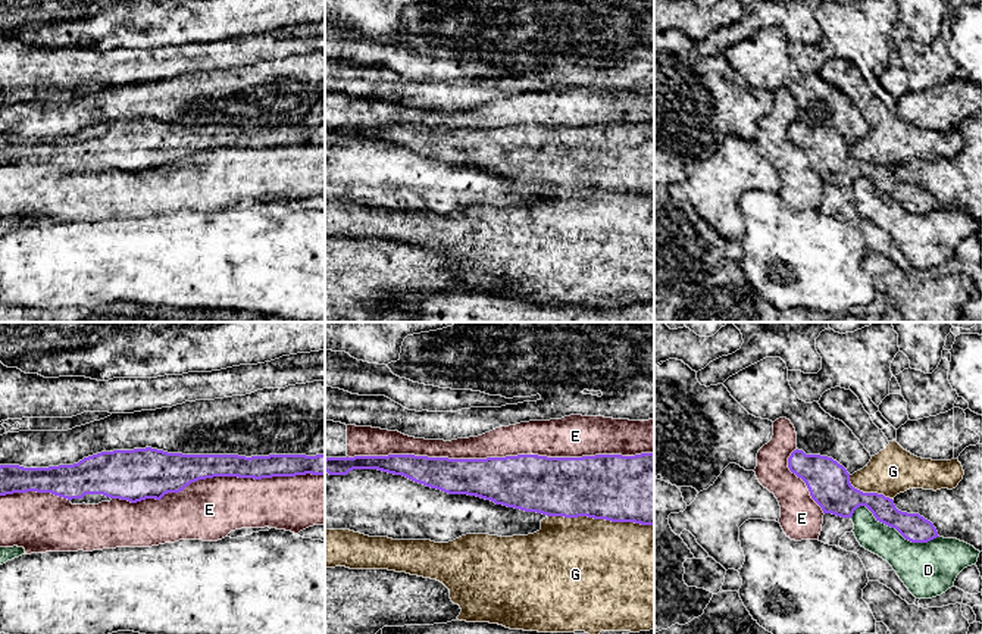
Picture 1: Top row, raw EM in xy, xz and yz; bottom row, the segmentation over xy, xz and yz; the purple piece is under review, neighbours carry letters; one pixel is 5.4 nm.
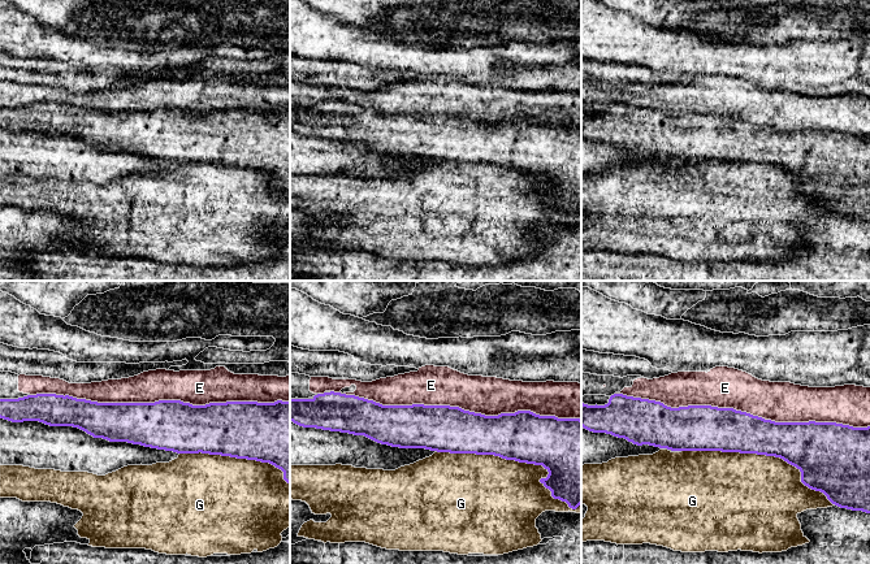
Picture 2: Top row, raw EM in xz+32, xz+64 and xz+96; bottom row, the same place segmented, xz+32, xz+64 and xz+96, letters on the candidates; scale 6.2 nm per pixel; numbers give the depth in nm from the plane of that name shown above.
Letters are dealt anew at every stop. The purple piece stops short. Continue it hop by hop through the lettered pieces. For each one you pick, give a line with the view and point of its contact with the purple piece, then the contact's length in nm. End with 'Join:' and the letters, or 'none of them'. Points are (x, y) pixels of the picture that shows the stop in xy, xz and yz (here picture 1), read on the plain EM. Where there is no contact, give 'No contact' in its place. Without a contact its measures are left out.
Join: none of them

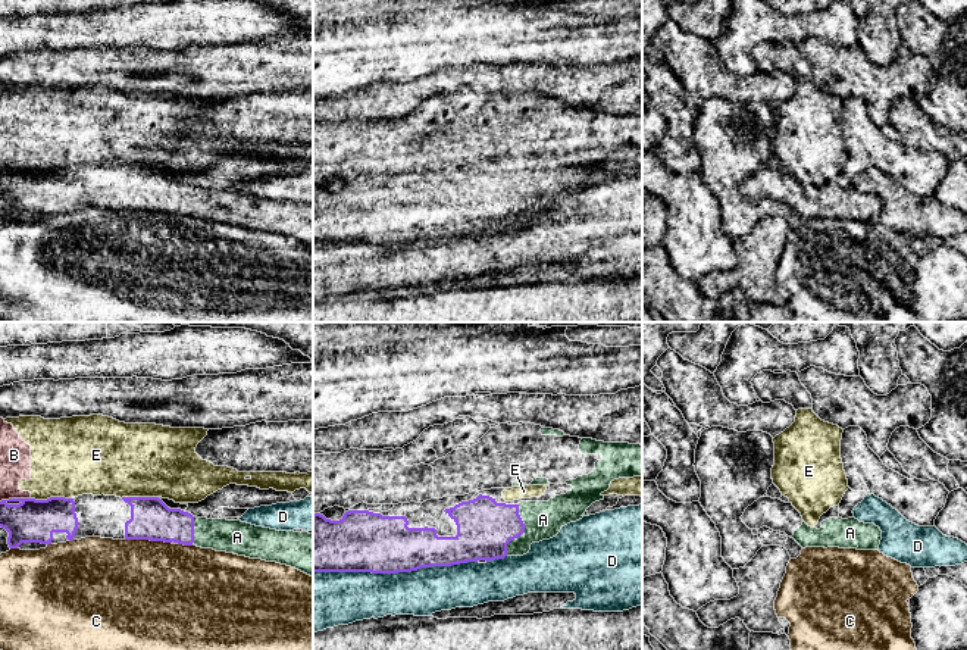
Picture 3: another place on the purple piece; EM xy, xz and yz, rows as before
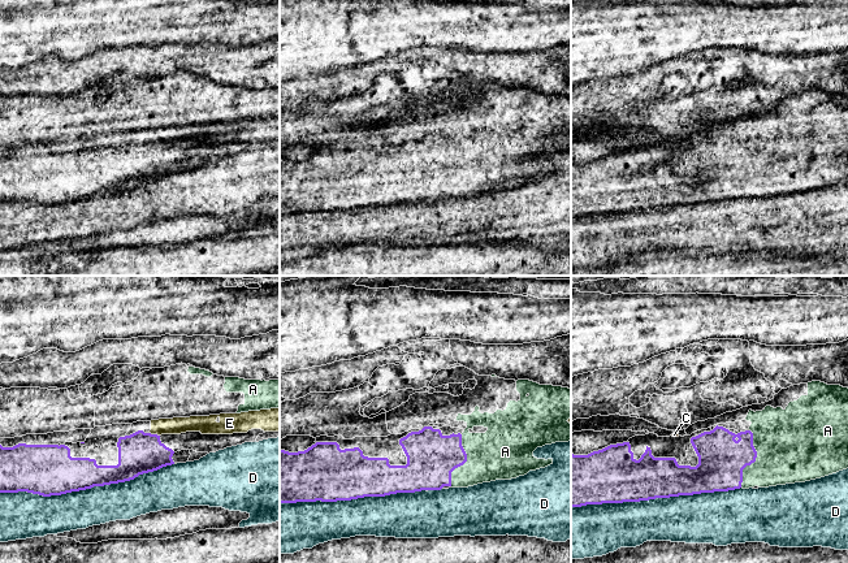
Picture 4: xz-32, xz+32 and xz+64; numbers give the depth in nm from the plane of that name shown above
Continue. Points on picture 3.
A: Touches purple at xz (523, 202). Shared border 280 nm
Join: A

